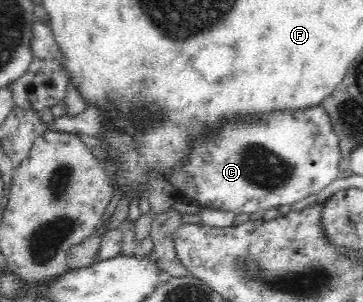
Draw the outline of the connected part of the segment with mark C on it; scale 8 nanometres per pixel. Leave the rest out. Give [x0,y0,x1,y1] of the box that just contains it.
[168,105,340,216]

